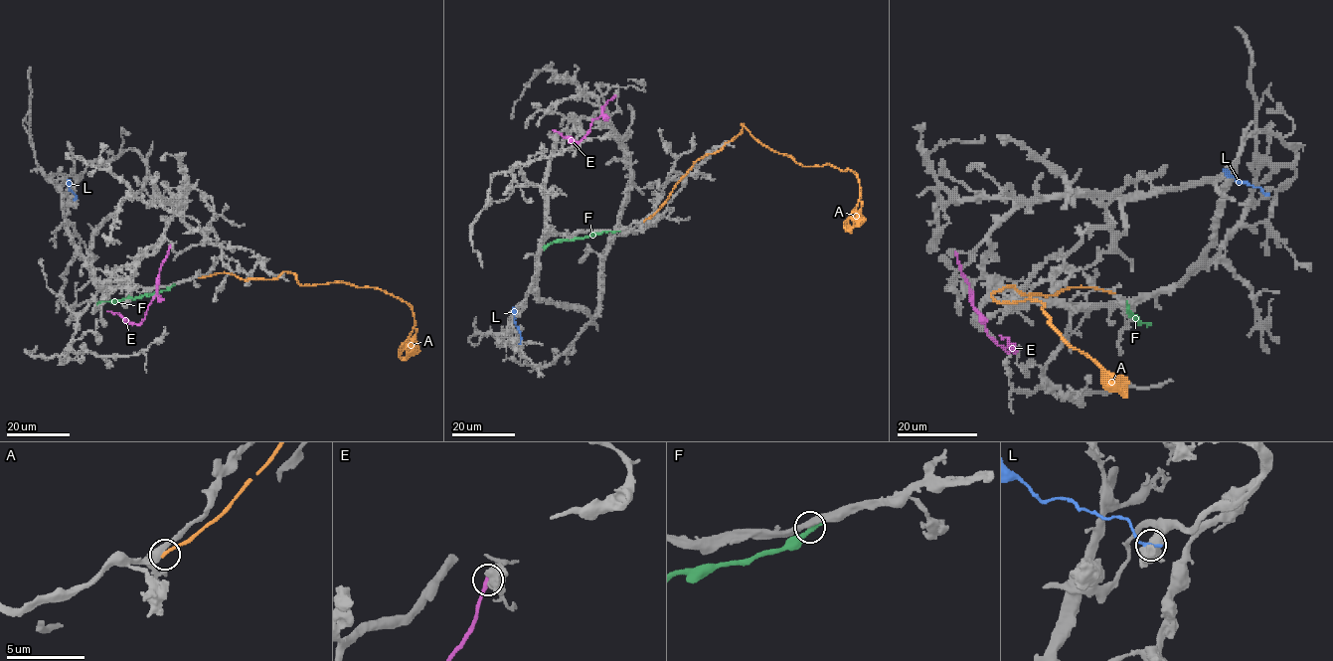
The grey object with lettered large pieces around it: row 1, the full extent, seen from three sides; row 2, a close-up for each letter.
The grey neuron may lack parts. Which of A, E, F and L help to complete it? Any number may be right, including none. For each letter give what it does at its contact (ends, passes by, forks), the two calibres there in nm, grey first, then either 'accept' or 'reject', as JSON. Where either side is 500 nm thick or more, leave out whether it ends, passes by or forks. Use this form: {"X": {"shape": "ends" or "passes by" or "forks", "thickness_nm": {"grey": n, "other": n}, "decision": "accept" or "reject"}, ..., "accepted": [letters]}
{"A": {"thickness_nm": {"grey": 500, "other": 220}, "decision": "reject"}, "E": {"thickness_nm": {"grey": 600, "other": 320}, "decision": "reject"}, "F": {"shape": "ends", "thickness_nm": {"grey": 400, "other": 420}, "decision": "reject"}, "L": {"thickness_nm": {"grey": 950, "other": 240}, "decision": "reject"}, "accepted": []}

